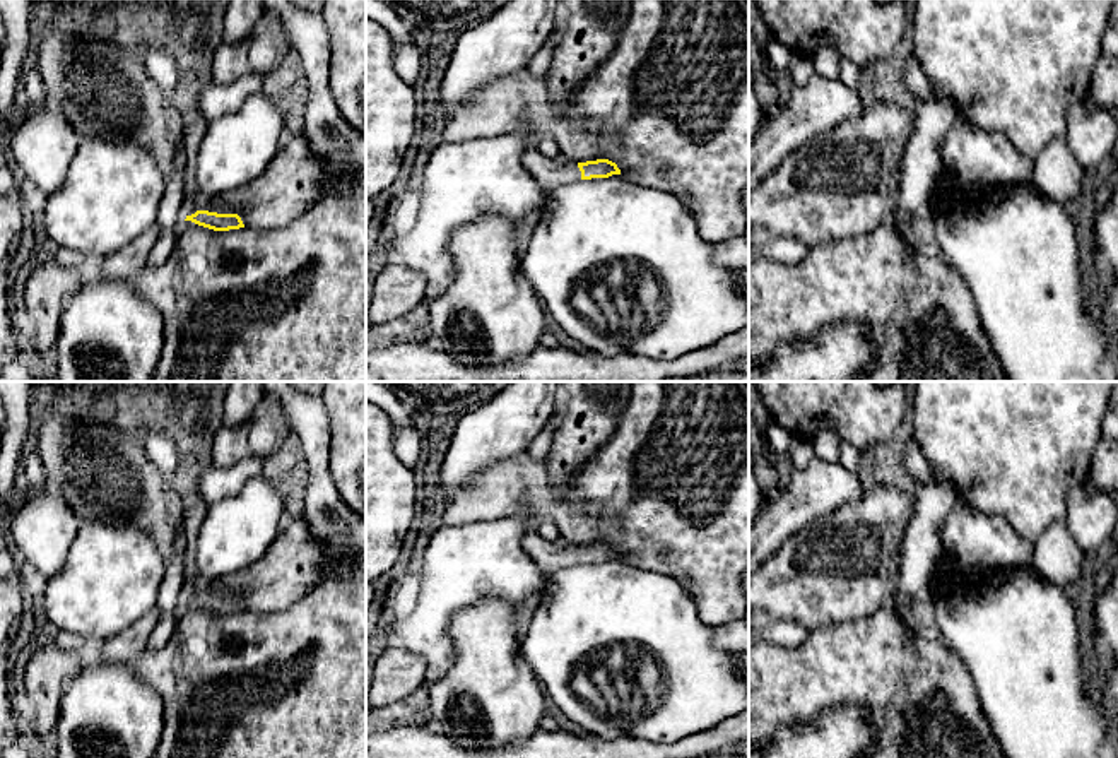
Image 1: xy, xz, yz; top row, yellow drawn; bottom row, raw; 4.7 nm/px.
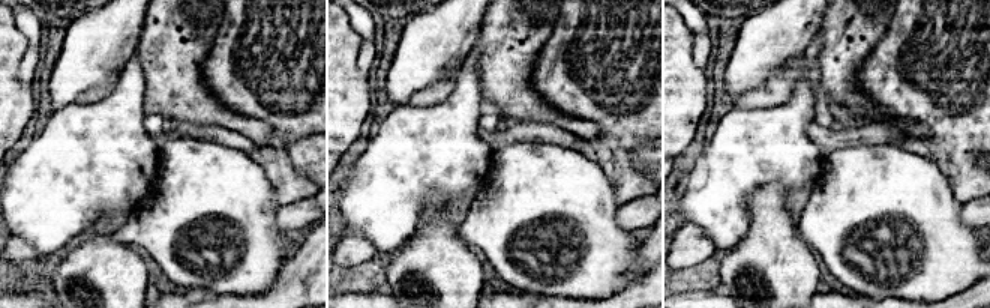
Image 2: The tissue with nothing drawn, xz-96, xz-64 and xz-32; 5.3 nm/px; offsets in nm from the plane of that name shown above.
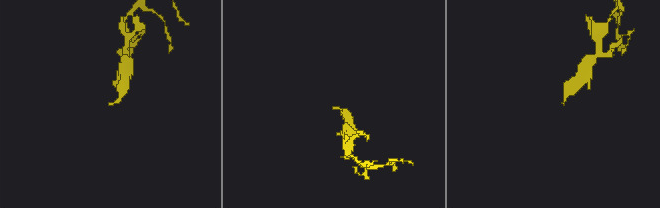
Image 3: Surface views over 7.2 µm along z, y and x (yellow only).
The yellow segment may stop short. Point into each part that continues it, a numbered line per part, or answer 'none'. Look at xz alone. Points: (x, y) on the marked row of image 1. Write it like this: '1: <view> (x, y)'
1: xz (551, 173)

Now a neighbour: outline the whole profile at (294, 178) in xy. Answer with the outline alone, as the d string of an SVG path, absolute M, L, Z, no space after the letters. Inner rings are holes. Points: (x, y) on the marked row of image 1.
M285 133L284 140L268 168L251 183L239 190L195 202L186 207L186 216L197 210L209 210L217 214L238 214L248 229L277 229L287 226L294 217L303 214L325 192L327 169L320 157L308 147L301 133Z

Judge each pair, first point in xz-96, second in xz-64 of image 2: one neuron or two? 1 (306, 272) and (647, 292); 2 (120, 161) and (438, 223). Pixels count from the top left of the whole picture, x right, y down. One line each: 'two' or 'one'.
1: one
2: two

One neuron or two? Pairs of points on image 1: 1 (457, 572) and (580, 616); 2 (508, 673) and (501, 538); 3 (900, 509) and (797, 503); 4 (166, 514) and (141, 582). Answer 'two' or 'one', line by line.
1: two
2: two
3: two
4: two

